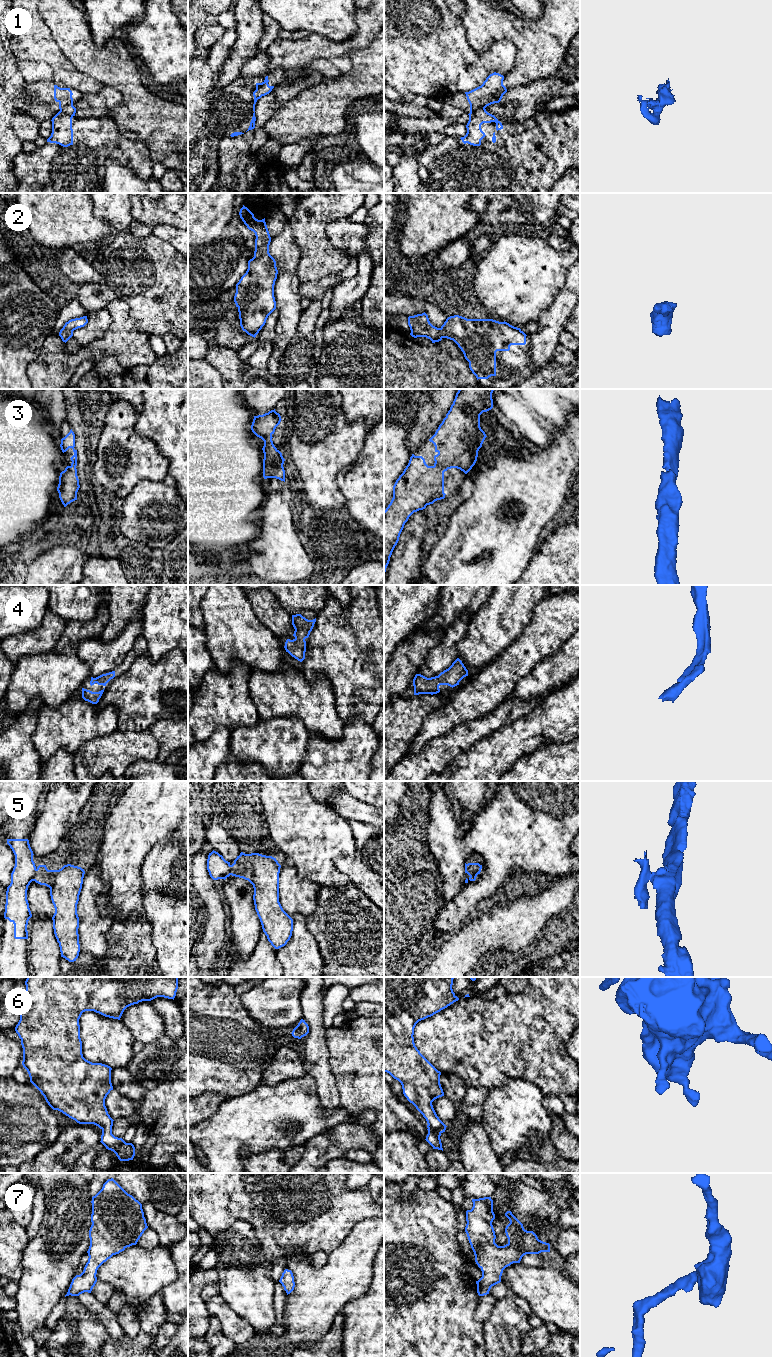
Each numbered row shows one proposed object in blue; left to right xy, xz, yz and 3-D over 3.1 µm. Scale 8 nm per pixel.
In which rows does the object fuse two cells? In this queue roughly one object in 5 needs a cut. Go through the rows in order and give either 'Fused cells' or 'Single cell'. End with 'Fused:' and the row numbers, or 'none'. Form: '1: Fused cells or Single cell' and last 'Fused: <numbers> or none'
1: Fused cells
2: Single cell
3: Single cell
4: Single cell
5: Fused cells
6: Single cell
7: Single cell
Fused: 1, 5

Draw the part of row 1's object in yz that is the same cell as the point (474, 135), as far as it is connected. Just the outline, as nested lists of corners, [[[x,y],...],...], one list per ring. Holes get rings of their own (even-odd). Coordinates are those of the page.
[[[477,108],[468,115],[469,121],[466,125],[467,133],[464,137],[460,138],[464,144],[468,143],[473,146],[481,145],[481,140],[486,136],[481,129],[483,123],[495,122],[497,131],[503,129],[502,123],[484,108]]]

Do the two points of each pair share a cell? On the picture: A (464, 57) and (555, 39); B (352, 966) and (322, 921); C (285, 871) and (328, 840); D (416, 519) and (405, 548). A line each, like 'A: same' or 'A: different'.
A: different
B: same
C: different
D: same

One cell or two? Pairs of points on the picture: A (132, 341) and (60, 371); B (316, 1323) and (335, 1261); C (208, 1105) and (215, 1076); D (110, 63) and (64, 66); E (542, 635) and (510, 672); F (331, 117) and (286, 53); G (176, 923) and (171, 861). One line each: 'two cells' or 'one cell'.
A: one cell
B: one cell
C: two cells
D: two cells
E: one cell
F: two cells
G: one cell

